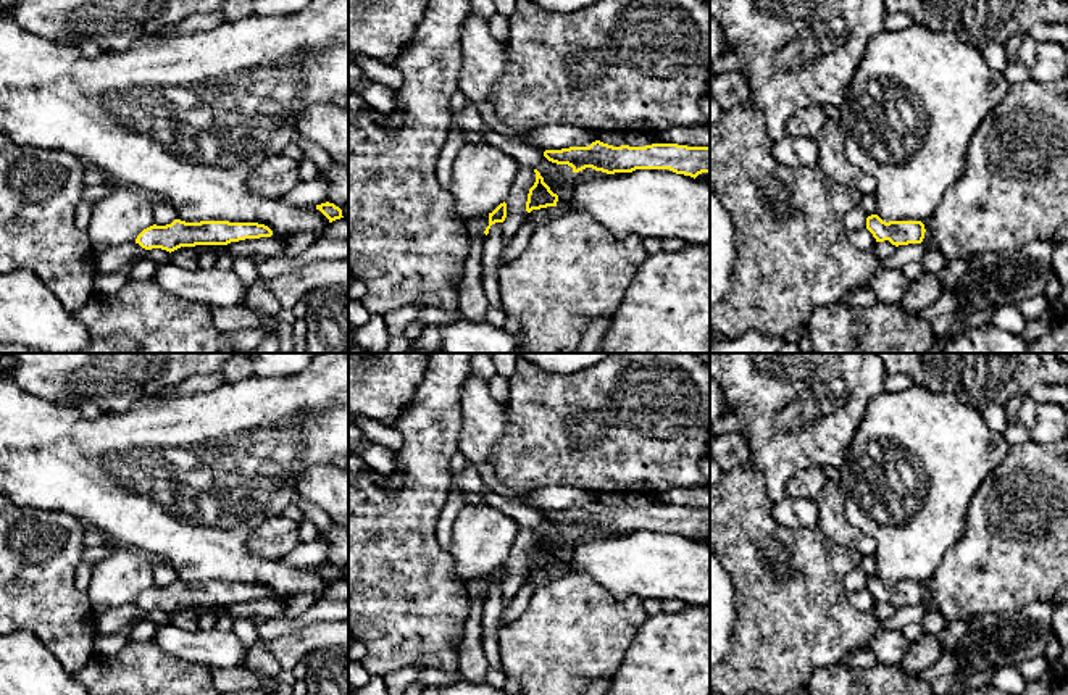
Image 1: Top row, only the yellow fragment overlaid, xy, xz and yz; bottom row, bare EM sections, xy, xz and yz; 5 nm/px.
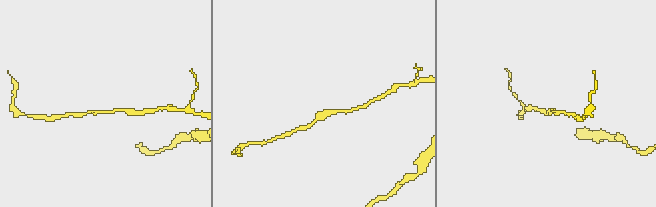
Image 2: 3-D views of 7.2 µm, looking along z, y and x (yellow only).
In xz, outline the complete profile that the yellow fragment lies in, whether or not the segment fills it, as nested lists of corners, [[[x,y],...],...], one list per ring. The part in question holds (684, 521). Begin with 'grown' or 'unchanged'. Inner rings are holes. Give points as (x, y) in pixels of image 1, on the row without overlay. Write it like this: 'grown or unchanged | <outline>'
unchanged | [[[595,501],[589,508],[545,511],[544,518],[552,524],[571,527],[573,534],[586,529],[607,535],[632,534],[636,531],[670,531],[694,540],[702,534],[710,534],[710,508],[678,505],[613,508]]]

